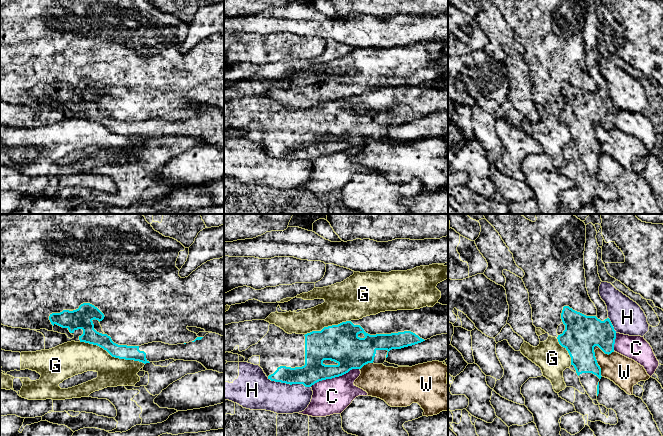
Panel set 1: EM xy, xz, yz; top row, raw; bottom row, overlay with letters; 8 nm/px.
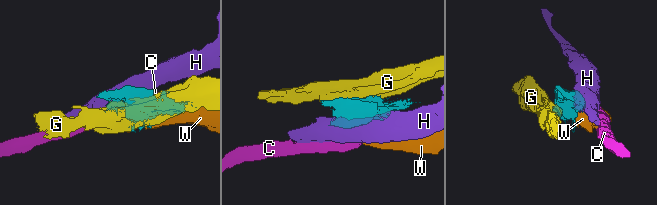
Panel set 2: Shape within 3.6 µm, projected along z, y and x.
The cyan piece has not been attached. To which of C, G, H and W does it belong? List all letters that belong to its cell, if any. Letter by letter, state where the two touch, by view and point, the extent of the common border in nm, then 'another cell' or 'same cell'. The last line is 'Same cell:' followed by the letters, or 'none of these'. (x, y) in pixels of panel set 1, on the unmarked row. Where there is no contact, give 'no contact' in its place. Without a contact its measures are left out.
C: contact xz (334, 153); length 420 nm; another cell
G: contact xy (112, 132); length 550 nm; another cell
H: contact xz (289, 159); length 360 nm; another cell
W: contact yz (597, 140); length 220 nm; another cell
Same cell: none of these

